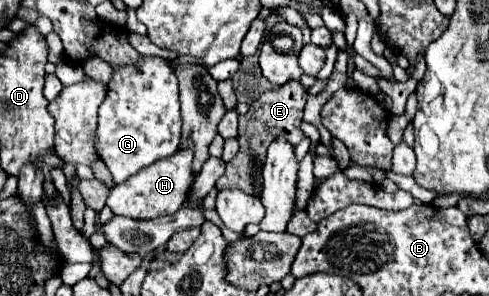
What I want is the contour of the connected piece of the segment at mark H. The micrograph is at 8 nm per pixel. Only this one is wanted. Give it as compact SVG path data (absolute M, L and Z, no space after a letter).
M188 143L186 149L178 149L174 155L170 155L170 159L160 159L158 163L144 167L142 171L126 179L126 183L120 183L110 191L108 207L116 215L124 215L132 219L154 219L154 217L176 213L186 201L186 195L194 181L192 159L194 159L194 143Z

